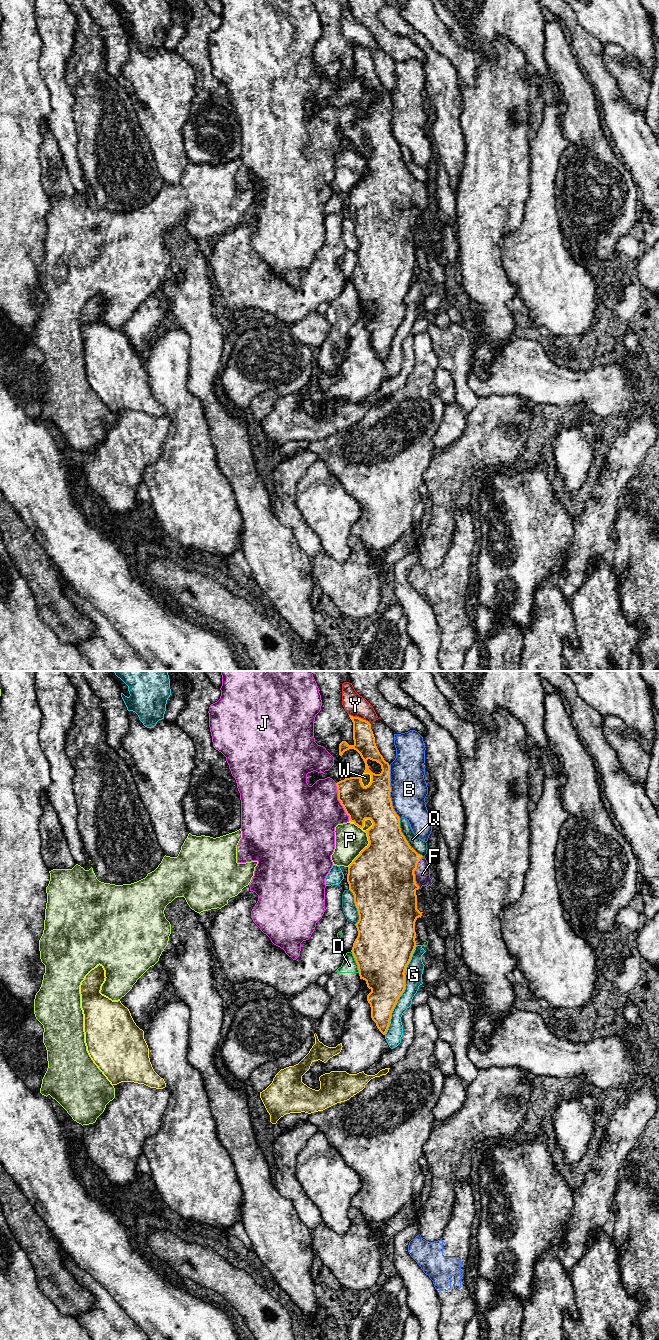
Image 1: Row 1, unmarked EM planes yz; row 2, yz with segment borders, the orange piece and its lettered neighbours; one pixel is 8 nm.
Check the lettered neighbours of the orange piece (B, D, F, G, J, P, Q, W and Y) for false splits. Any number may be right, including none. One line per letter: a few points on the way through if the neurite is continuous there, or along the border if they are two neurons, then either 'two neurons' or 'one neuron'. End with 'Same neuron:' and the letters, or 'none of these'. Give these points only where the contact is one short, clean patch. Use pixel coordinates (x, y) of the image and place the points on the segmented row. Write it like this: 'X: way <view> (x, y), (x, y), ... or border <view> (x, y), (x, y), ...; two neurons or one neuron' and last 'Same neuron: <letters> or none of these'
B: two neurons
D: border yz (351, 953), (359, 972); two neurons
F: one neuron
G: two neurons
J: two neurons
P: two neurons
Q: two neurons
W: two neurons
Y: two neurons
Same neuron: F

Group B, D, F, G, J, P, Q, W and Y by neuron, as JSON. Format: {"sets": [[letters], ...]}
{"sets": [["B"], ["D"], ["F"], ["G"], ["J"], ["P"], ["Q"], ["W"], ["Y"]]}

